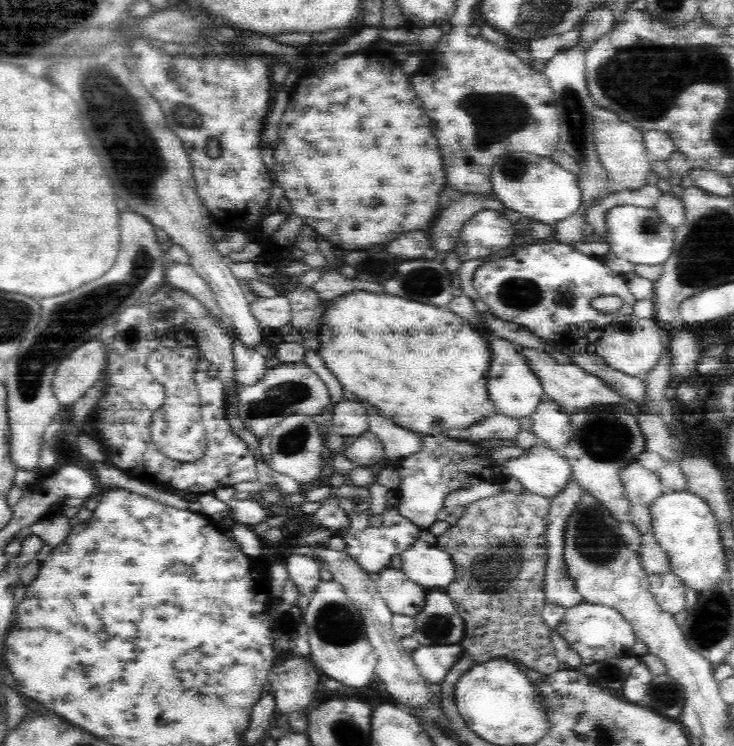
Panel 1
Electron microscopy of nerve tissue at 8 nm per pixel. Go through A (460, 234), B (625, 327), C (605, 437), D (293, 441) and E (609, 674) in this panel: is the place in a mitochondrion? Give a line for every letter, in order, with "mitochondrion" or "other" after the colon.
A: other
B: other
C: mitochondrion
D: mitochondrion
E: mitochondrion

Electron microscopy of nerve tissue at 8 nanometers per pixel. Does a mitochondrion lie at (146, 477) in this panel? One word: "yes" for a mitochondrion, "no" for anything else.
no

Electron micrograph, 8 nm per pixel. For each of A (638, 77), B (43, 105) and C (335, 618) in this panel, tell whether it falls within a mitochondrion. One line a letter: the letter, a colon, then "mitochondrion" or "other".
A: mitochondrion
B: other
C: mitochondrion

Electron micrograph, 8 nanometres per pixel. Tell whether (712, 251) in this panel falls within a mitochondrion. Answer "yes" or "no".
yes

